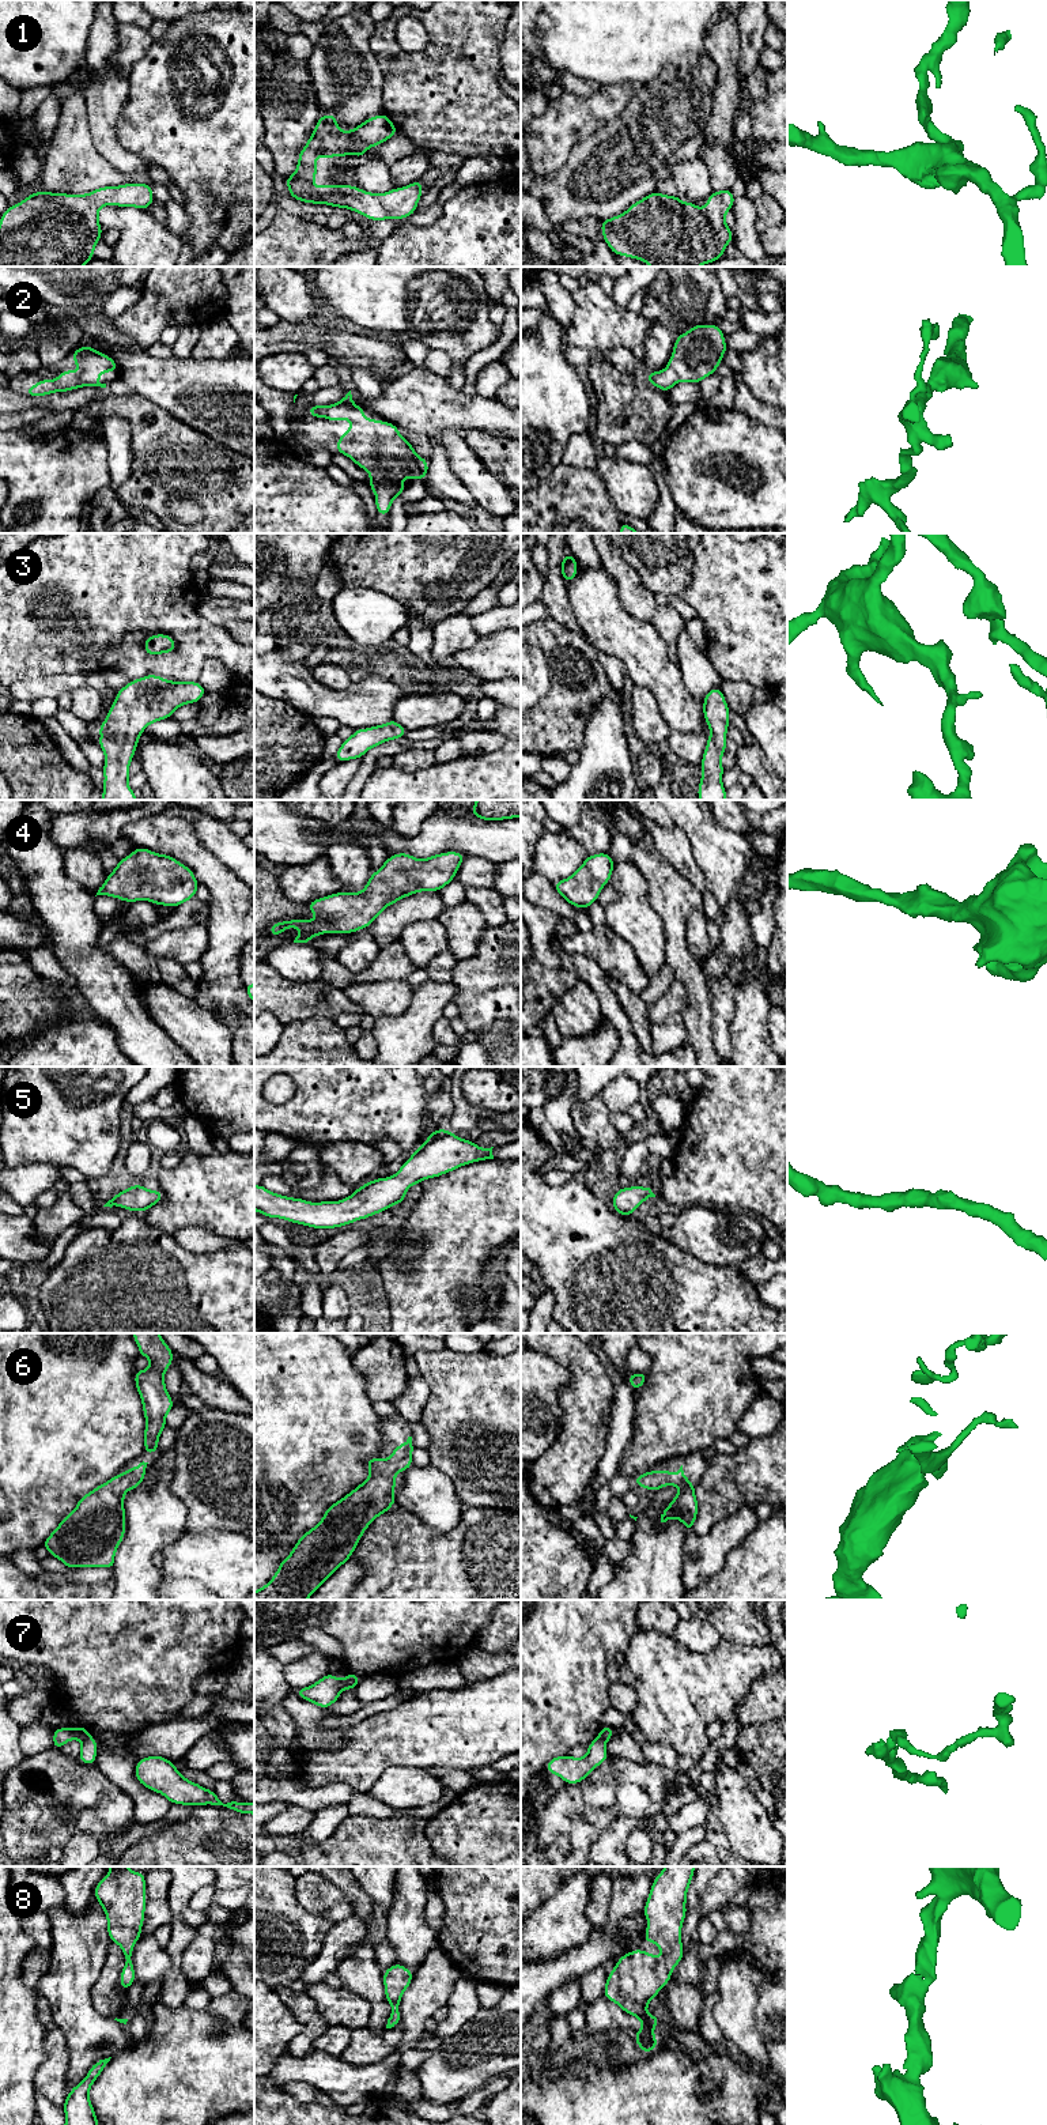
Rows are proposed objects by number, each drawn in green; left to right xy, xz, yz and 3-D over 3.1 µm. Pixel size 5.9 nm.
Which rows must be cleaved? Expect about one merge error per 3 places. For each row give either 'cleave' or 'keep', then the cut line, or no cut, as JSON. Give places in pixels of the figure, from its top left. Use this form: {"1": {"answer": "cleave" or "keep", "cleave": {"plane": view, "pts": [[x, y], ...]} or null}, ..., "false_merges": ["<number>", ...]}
{"1": {"answer": "keep", "cleave": null}, "2": {"answer": "keep", "cleave": null}, "3": {"answer": "keep", "cleave": null}, "4": {"answer": "keep", "cleave": null}, "5": {"answer": "keep", "cleave": null}, "6": {"answer": "keep", "cleave": null}, "7": {"answer": "cleave", "cleave": {"plane": "xy", "pts": [[90, 1736], [82, 1743]]}}, "8": {"answer": "keep", "cleave": null}, "false_merges": ["7"]}

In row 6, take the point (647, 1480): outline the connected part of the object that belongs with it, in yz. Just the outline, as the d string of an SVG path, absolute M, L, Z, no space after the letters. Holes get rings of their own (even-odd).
M683 1465L674 1473L668 1472L665 1468L661 1471L649 1471L634 1477L636 1486L651 1490L655 1492L664 1486L679 1486L679 1494L672 1499L670 1505L664 1509L661 1522L670 1518L680 1520L688 1532L692 1530L698 1516L698 1499L695 1495L695 1486L684 1475Z

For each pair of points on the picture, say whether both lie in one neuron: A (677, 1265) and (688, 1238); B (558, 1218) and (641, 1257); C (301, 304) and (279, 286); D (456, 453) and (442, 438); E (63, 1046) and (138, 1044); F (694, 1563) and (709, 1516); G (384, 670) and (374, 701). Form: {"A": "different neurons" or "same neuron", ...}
{"A": "different neurons", "B": "same neuron", "C": "same neuron", "D": "same neuron", "E": "different neurons", "F": "different neurons", "G": "different neurons"}

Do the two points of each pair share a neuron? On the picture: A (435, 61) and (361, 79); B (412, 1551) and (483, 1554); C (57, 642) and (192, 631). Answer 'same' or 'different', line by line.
A: different
B: same
C: same

